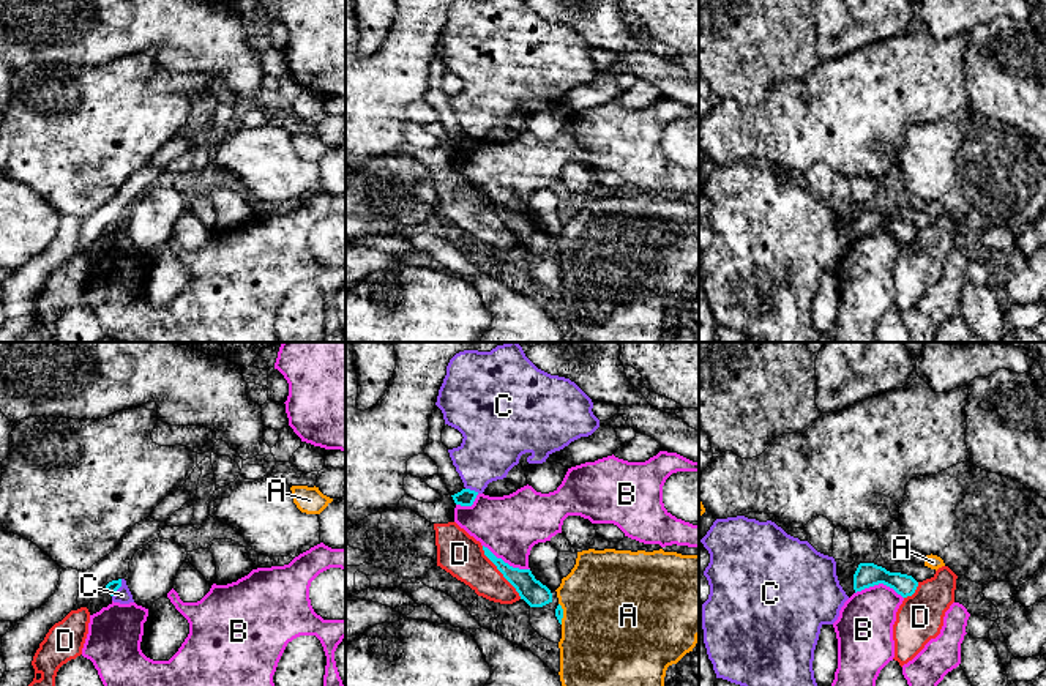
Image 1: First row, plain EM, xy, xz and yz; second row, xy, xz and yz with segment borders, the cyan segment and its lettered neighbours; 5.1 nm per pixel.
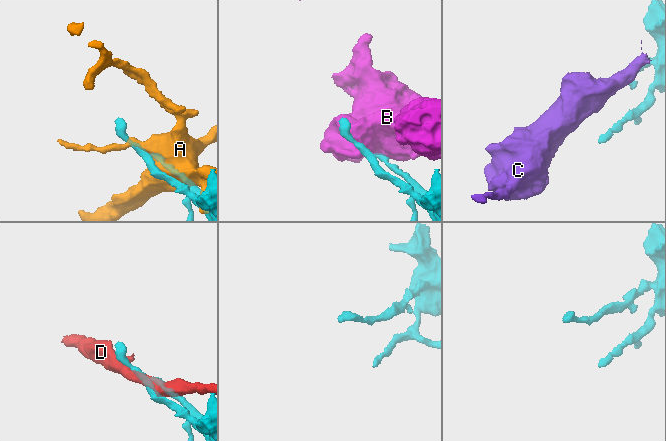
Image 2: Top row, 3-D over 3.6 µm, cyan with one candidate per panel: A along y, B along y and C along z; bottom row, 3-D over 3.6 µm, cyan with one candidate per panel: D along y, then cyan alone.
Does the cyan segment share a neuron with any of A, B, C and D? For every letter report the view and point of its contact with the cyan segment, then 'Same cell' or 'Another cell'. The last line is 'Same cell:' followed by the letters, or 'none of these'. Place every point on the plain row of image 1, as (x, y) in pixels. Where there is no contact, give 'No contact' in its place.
A: Touches cyan at xz (562, 260). Another cell
B: Touches cyan at yz (879, 229). Another cell
C: Touches cyan at xy (117, 235). Another cell
D: Touches cyan at xz (500, 218). Another cell
Same cell: none of these

